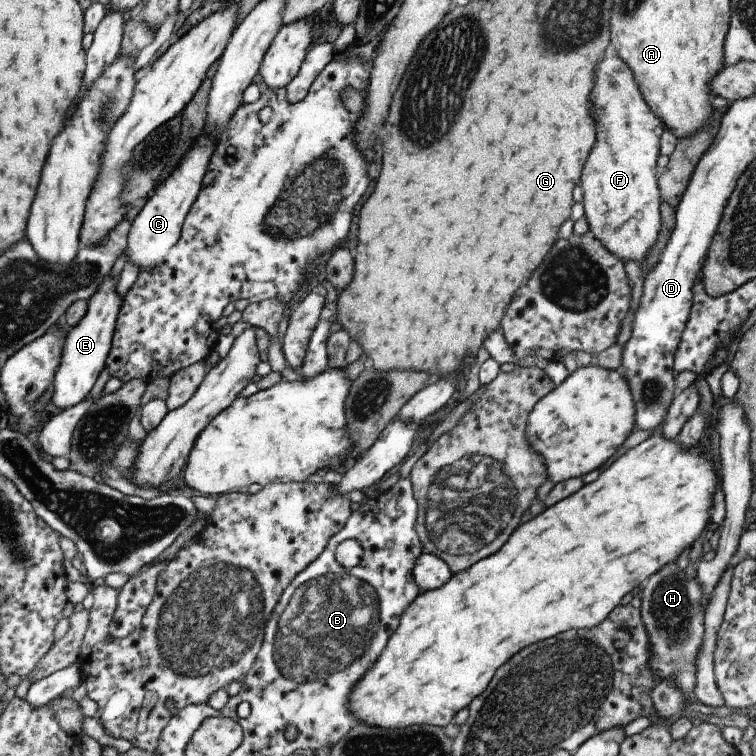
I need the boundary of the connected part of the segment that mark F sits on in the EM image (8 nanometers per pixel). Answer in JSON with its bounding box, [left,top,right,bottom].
[578,55,664,264]

